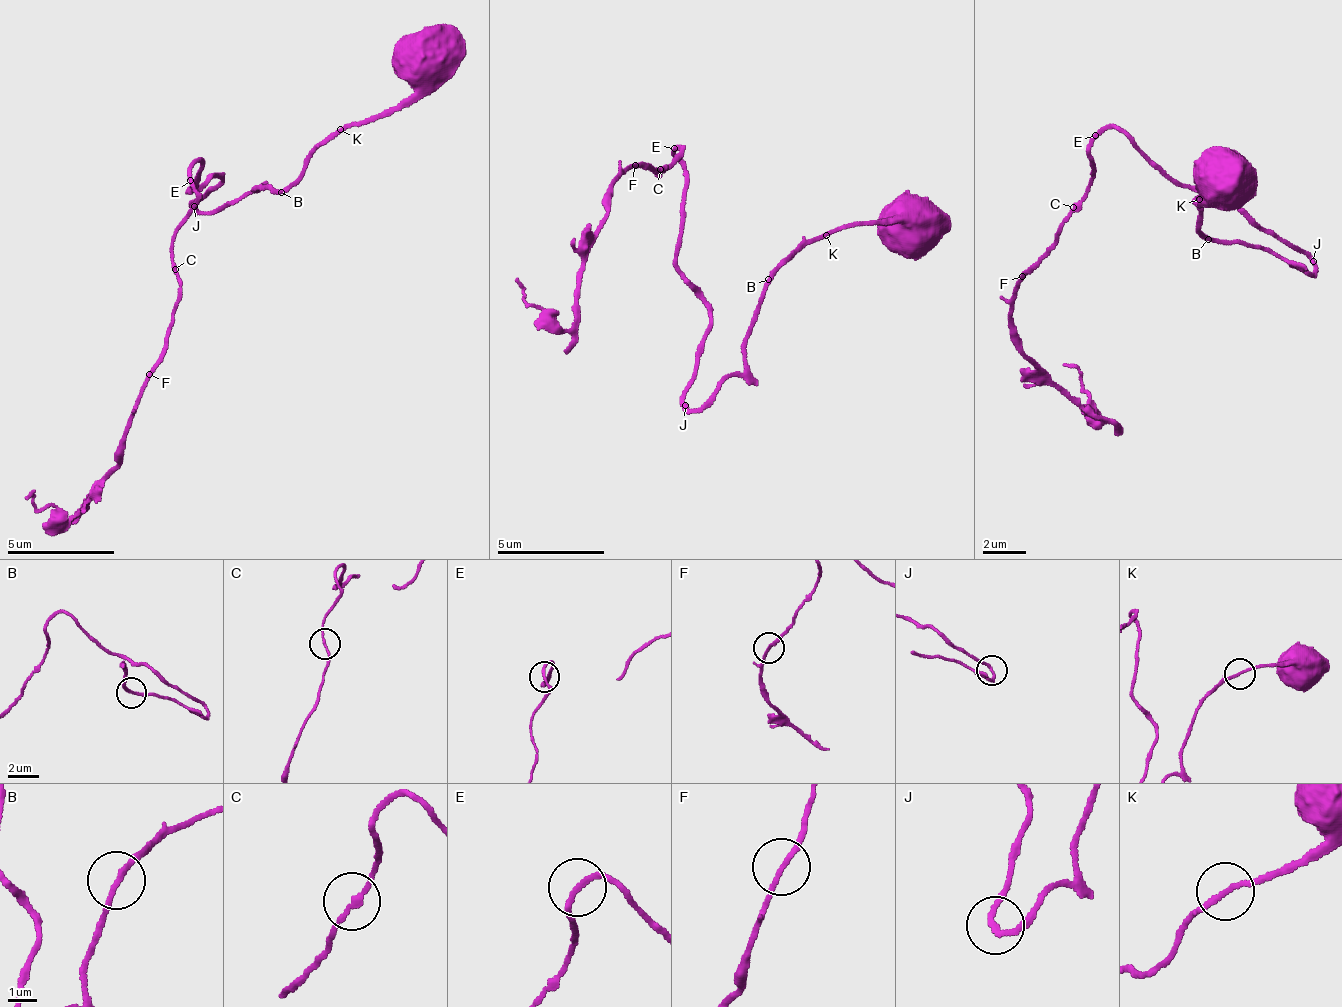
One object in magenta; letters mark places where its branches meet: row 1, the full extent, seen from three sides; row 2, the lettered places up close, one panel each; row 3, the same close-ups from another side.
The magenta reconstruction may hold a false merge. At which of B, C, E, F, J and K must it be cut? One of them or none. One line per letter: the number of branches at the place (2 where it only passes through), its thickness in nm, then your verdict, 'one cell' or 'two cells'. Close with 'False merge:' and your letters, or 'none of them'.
B: 2 branches meet; 170 nm thick; one cell
C: 2 branches meet; 150 nm thick; one cell
E: 2 branches meet; 170 nm thick; one cell
F: 2 branches meet; 180 nm thick; one cell
J: 2 branches meet; 170 nm thick; one cell
K: 2 branches meet; 170 nm thick; one cell
False merge: none of them

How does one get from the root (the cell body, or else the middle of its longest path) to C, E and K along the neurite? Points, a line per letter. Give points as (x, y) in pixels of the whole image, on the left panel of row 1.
C: (196, 181), (202, 162), (197, 160), (191, 165), (192, 191), (197, 208), (170, 247), (176, 268)
E: (196, 181), (196, 169), (202, 167), (202, 162), (197, 160), (191, 165), (192, 182)
K: (196, 181), (190, 188), (221, 178), (193, 204), (203, 211), (253, 189), (270, 195), (292, 185), (340, 129)

